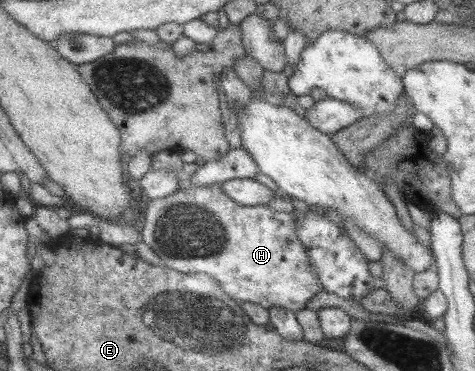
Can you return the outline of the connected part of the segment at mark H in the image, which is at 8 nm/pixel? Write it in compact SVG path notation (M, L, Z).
M219 183L206 187L190 184L171 195L150 199L141 213L143 223L137 228L141 229L142 241L165 267L186 274L209 275L219 283L226 295L238 303L251 301L265 309L279 305L295 312L303 309L305 302L321 291L319 278L309 264L306 248L295 234L291 213L273 211L264 205L239 205L221 190Z

